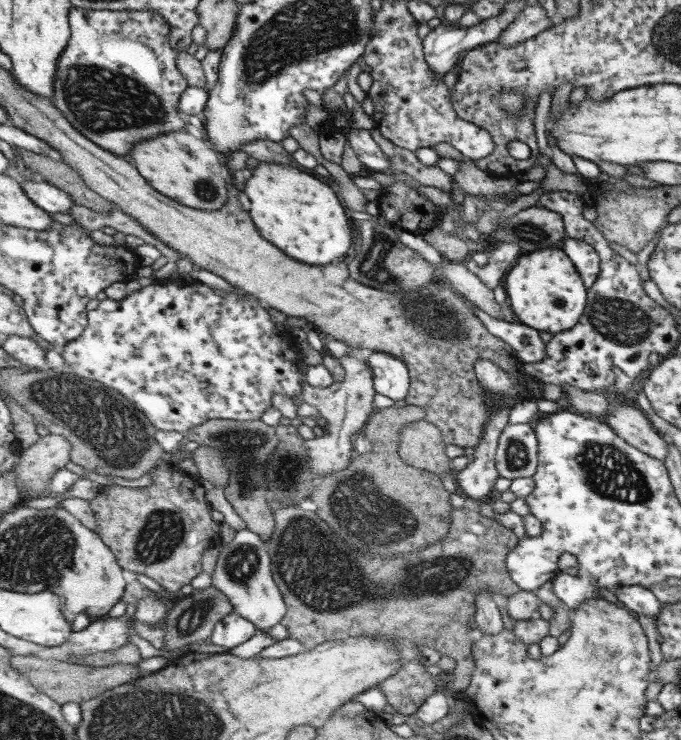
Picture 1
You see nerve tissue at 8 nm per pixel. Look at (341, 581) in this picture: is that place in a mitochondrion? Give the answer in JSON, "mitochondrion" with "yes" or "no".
{"mitochondrion":"yes"}

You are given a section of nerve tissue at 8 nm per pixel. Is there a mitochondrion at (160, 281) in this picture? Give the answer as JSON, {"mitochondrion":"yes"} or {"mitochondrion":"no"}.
{"mitochondrion":"no"}

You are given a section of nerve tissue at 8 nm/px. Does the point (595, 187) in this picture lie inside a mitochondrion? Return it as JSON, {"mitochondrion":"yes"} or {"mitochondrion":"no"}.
{"mitochondrion":"no"}

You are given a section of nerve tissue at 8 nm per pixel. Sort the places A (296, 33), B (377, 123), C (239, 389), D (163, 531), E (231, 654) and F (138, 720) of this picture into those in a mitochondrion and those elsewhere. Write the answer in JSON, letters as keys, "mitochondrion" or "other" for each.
{"A":"mitochondrion","B":"other","C":"other","D":"mitochondrion","E":"other","F":"mitochondrion"}

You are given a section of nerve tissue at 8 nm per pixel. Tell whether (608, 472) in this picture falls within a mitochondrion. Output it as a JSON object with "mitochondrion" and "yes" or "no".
{"mitochondrion":"yes"}

